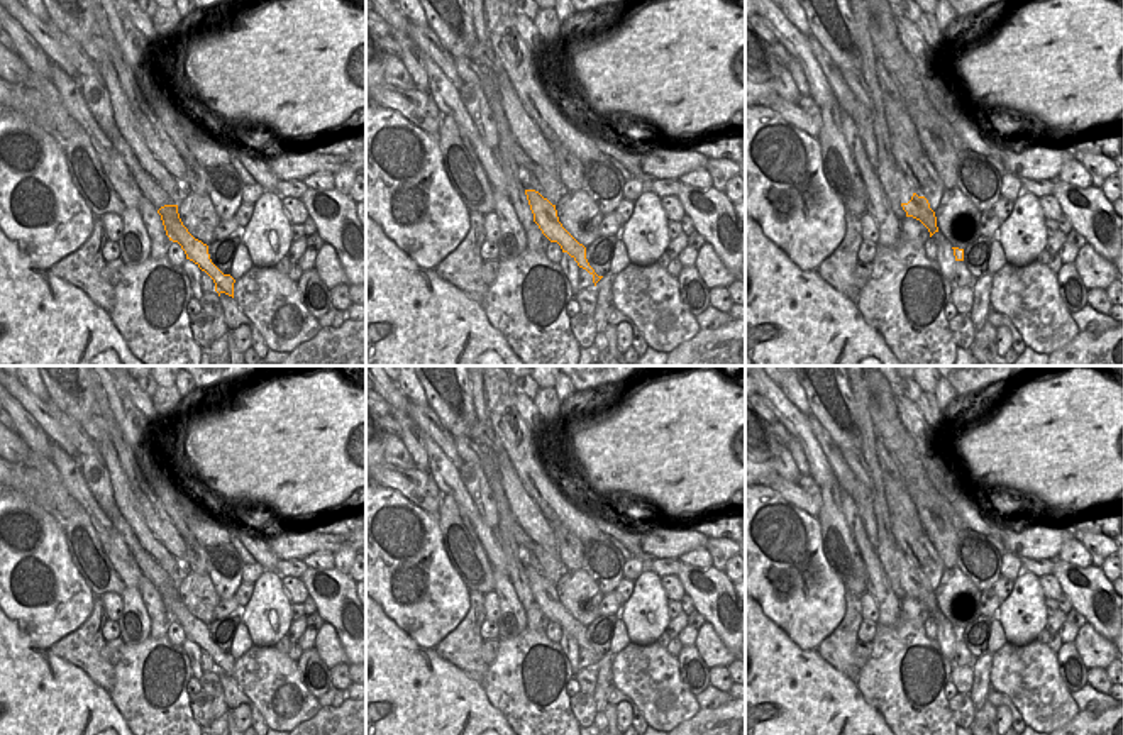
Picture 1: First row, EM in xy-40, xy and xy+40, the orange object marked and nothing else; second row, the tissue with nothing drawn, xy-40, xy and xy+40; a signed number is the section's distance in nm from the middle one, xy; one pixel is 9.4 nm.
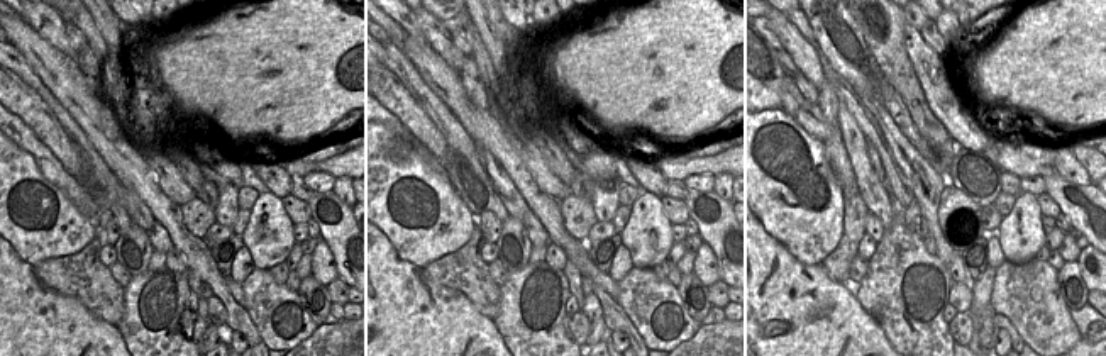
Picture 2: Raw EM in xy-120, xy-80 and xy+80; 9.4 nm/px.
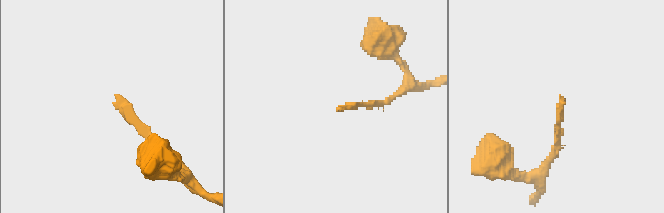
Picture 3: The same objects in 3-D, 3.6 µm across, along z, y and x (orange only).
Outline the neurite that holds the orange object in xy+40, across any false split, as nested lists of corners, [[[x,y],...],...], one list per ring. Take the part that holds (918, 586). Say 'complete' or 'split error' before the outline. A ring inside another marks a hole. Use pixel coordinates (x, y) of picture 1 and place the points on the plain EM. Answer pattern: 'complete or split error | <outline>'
split error | [[[904,555],[894,557],[898,567],[901,569],[903,576],[903,589],[906,596],[913,596],[920,600],[930,611],[930,616],[938,611],[935,591],[930,588],[930,583],[925,576],[918,576],[915,567]]]

